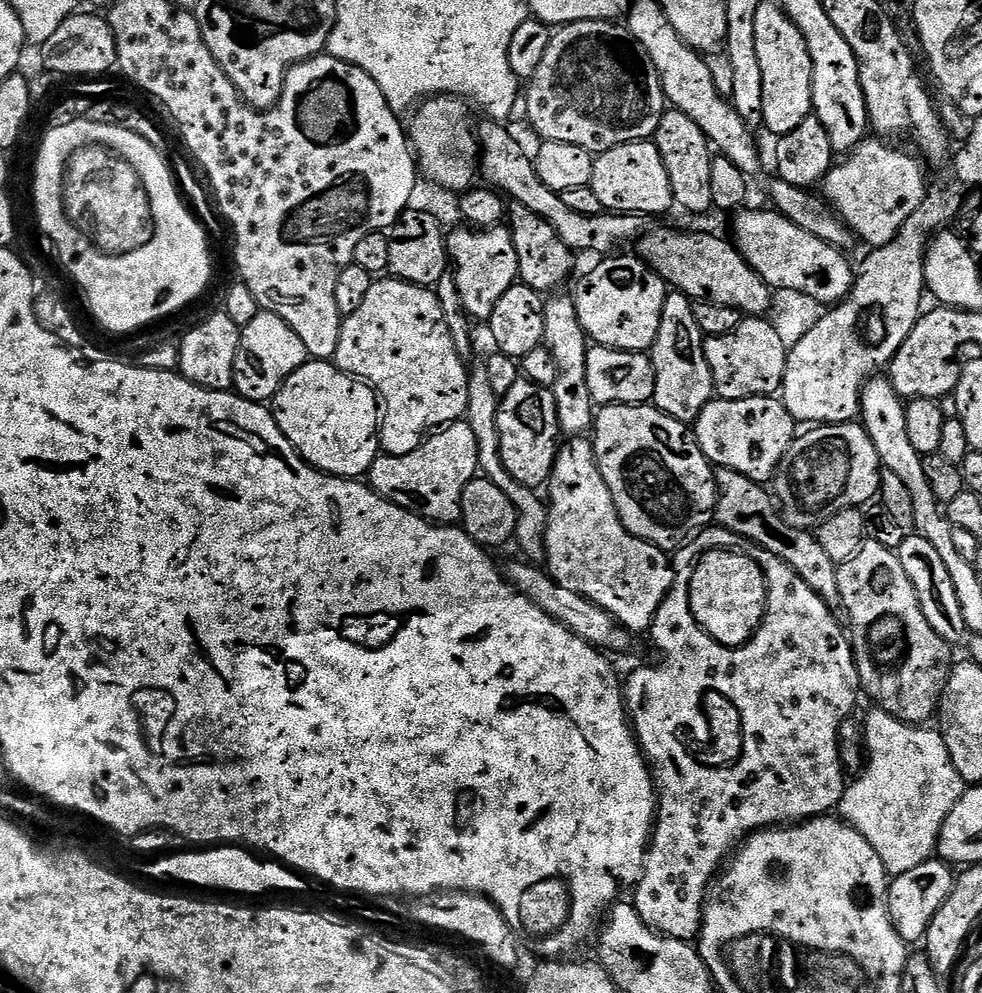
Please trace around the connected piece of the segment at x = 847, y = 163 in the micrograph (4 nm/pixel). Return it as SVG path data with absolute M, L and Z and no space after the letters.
M865 138L857 148L847 153L844 160L833 166L828 171L828 177L822 181L822 196L830 205L833 212L847 224L848 229L856 235L857 241L868 243L869 249L886 246L902 230L906 218L922 206L926 195L926 183L924 184L924 168L915 155L903 152L900 148L895 148L895 143L885 142L880 138Z

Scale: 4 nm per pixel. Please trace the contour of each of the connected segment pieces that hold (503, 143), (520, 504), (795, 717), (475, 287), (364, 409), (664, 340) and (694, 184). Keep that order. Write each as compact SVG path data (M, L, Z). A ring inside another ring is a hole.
M484 122L481 128L478 128L478 148L482 155L478 160L478 168L491 187L499 190L509 201L526 206L535 214L542 217L547 224L554 226L554 230L558 234L558 238L562 238L562 242L566 242L566 246L571 248L573 253L580 252L604 252L600 254L612 254L623 244L631 245L645 231L646 220L642 216L634 216L631 214L601 214L598 216L583 216L582 214L574 214L574 210L570 210L570 206L566 206L566 202L562 202L559 192L550 190L550 186L546 186L546 182L542 182L542 178L538 178L536 173L536 165L530 152L527 152L510 133L507 132L505 125L500 122Z
M483 362L477 363L476 369L474 367L471 369L468 378L466 422L470 426L470 430L474 430L474 438L478 438L479 471L482 473L483 479L494 482L494 486L498 486L498 490L502 490L502 494L506 494L506 498L510 498L510 502L516 511L516 534L514 540L515 543L520 543L521 550L525 552L521 553L529 561L540 562L546 556L548 505L545 497L537 489L522 486L522 482L518 482L514 478L514 474L510 474L510 470L506 470L506 466L502 462L502 450L498 442L500 398L498 394L494 394L490 377L486 374L486 366Z
M753 547L750 556L764 572L767 588L764 618L752 637L739 648L726 648L712 640L700 628L698 622L692 617L691 608L688 605L688 583L691 582L693 568L684 564L684 568L680 568L680 576L672 574L670 590L652 619L650 637L652 636L653 646L660 651L661 660L657 664L650 665L649 668L638 669L629 678L628 684L626 680L622 688L628 719L636 742L640 745L640 751L650 769L651 783L654 785L654 792L658 797L658 807L654 812L654 827L646 849L642 871L639 873L640 881L638 881L639 876L635 881L637 884L634 907L648 928L653 928L656 932L661 932L663 936L669 936L675 940L691 941L697 935L698 925L702 919L704 894L725 859L724 852L731 853L751 833L773 826L788 826L793 822L803 822L831 813L844 797L846 787L844 772L840 769L840 748L836 745L836 735L840 732L840 723L851 714L852 707L856 704L856 692L858 696L861 691L856 660L852 656L849 637L846 635L841 621L839 624L832 617L832 612L828 609L831 608L829 601L819 596L814 590L810 590L810 586L806 586L806 582L802 582L802 578L798 578L798 574L790 565L782 562L764 548Z
M459 226L447 233L448 259L450 268L456 273L458 294L462 298L462 306L473 321L486 322L494 314L494 306L512 284L517 283L518 250L514 246L514 238L507 227L481 228Z
M309 359L278 390L270 402L278 430L317 472L360 478L381 455L382 404L371 384L346 374L335 363Z
M669 291L664 299L662 318L658 326L656 341L652 343L650 355L656 385L652 400L659 412L689 426L695 425L702 410L714 398L716 387L710 374L710 366L704 353L705 336L698 330L698 321L694 319L693 301L683 292Z
M675 110L665 111L664 117L654 137L654 143L662 154L662 162L666 166L666 174L670 178L672 199L688 212L713 211L710 191L710 166L714 149L708 143L706 134L694 126L694 118L686 118L686 114Z

